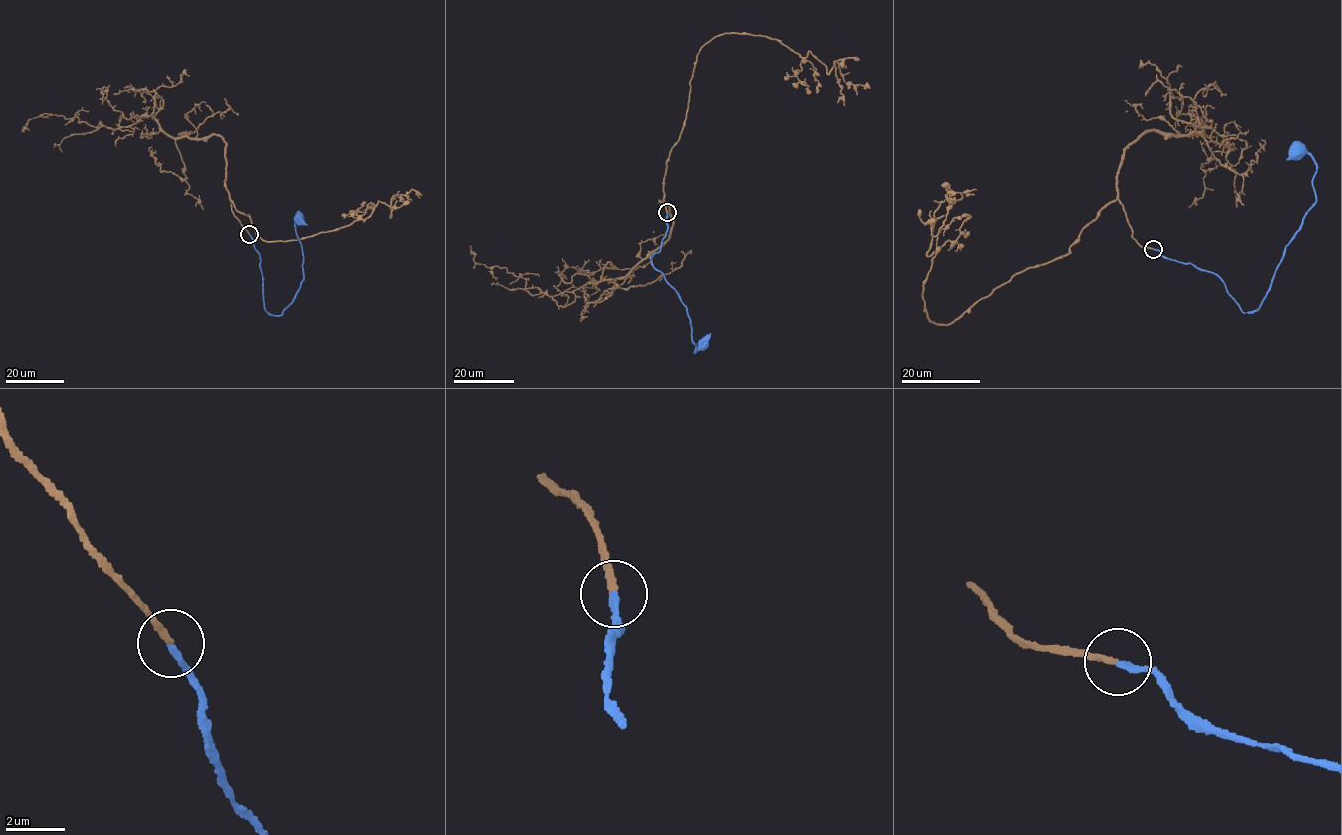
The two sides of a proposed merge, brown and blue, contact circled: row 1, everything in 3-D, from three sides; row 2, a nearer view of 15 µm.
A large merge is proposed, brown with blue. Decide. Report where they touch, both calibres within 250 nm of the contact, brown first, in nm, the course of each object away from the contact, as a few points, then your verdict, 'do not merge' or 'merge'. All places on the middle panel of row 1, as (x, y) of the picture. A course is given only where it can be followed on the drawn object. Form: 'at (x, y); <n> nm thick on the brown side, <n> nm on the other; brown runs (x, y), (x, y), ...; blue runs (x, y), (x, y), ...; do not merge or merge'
at (667, 212); 200 nm thick on the brown side, 190 nm on the other; brown runs (667, 212), (666, 161), (696, 57), (716, 36), (777, 39), (826, 73), (841, 60), (844, 106); blue runs (667, 212), (666, 235), (659, 252), (650, 257), (686, 307), (695, 353), (704, 346); merge

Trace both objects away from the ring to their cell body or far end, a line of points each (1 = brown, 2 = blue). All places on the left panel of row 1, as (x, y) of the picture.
1: (249, 234), (225, 179), (236, 210), (267, 241), (365, 220), (378, 201), (394, 208), (390, 218), (399, 198)
2: (249, 234), (260, 258), (265, 310), (279, 315), (292, 302), (303, 277), (303, 254), (294, 223), (299, 217)

